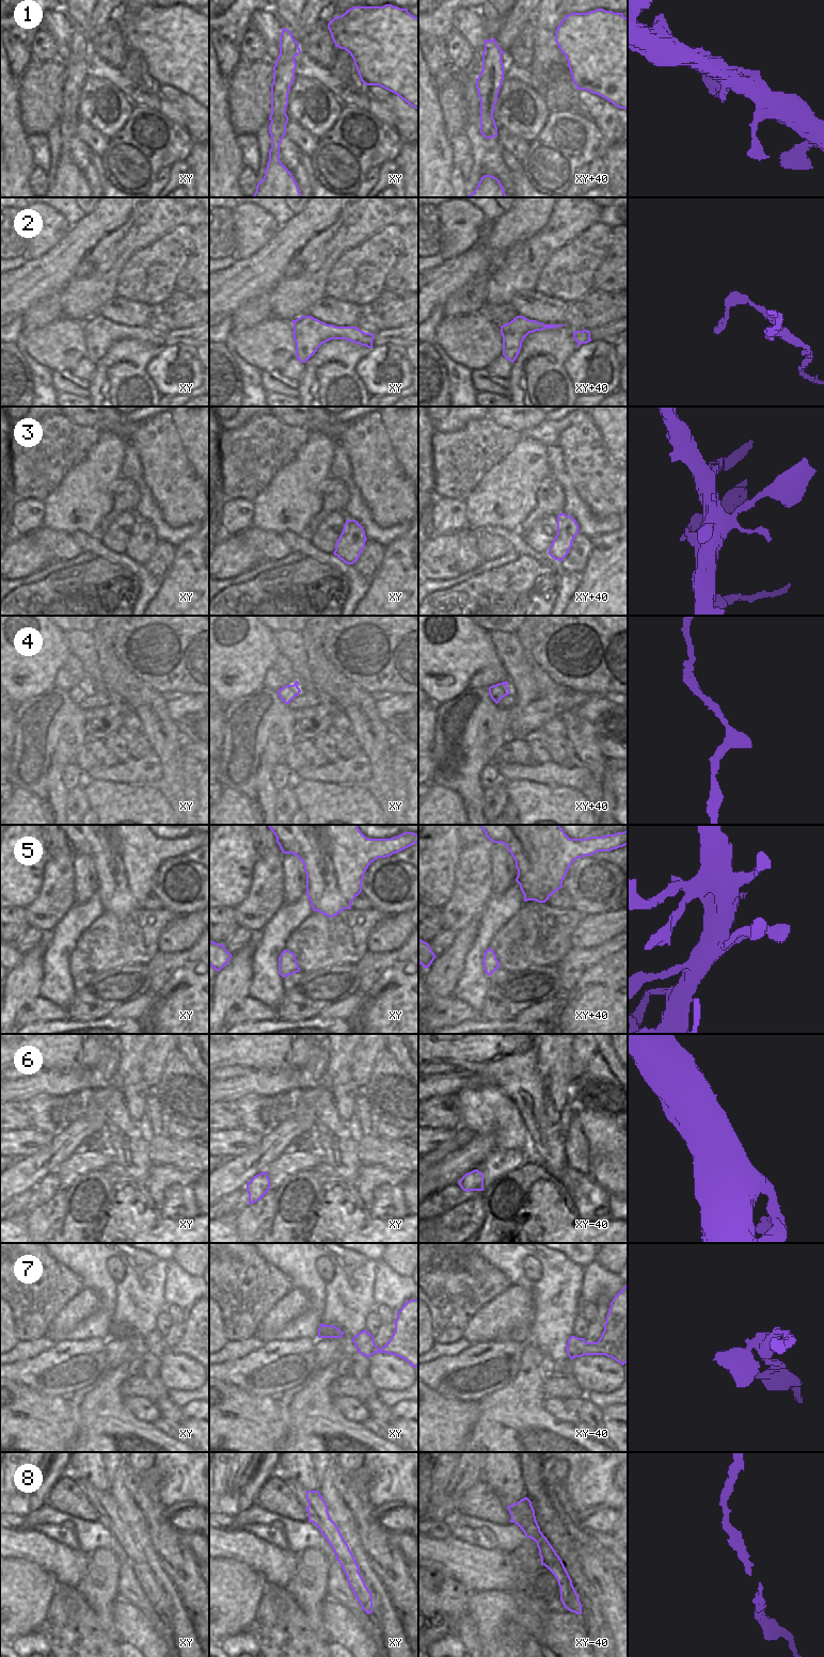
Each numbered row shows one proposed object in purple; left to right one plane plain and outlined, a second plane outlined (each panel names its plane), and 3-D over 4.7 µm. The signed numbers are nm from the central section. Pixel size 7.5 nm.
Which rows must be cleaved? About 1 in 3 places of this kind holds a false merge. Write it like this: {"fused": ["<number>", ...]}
{"fused": []}

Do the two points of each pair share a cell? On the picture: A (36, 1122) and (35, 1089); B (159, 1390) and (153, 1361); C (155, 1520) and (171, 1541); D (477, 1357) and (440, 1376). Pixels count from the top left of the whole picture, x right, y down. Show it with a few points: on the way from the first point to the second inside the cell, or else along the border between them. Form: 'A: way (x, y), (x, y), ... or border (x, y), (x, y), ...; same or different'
A: border (61, 1097), (38, 1095), (26, 1100); different
B: way (157, 1383), (153, 1375), (153, 1369); same
C: way (158, 1526), (165, 1535); same
D: way (468, 1367), (459, 1367), (449, 1372); same

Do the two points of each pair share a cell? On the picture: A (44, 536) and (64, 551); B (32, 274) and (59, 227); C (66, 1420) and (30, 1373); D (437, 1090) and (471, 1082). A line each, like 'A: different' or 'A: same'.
A: same
B: different
C: different
D: same

